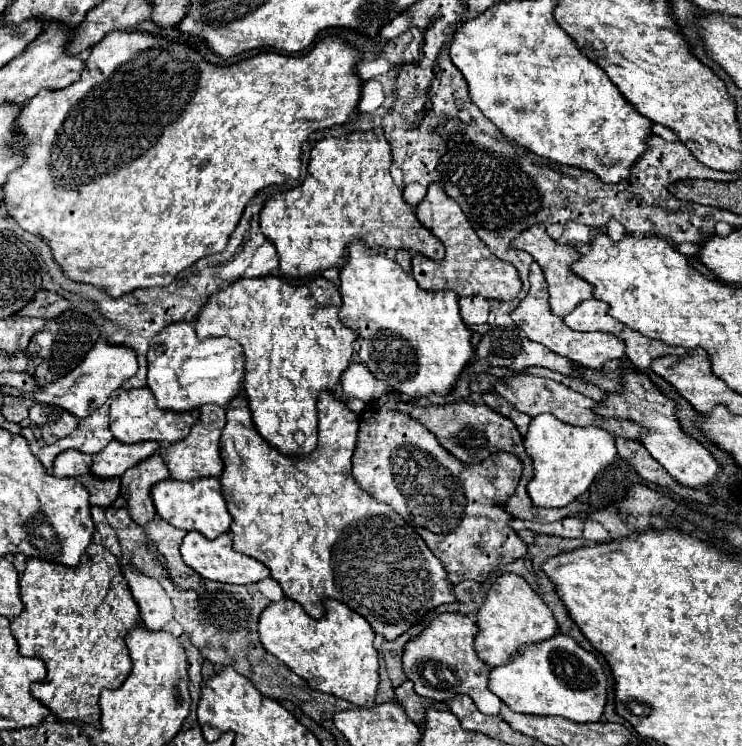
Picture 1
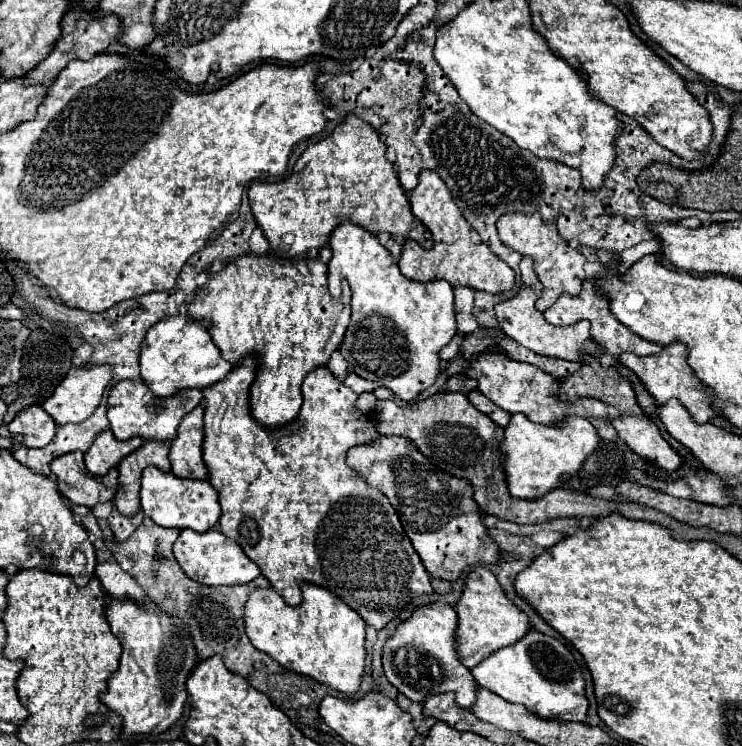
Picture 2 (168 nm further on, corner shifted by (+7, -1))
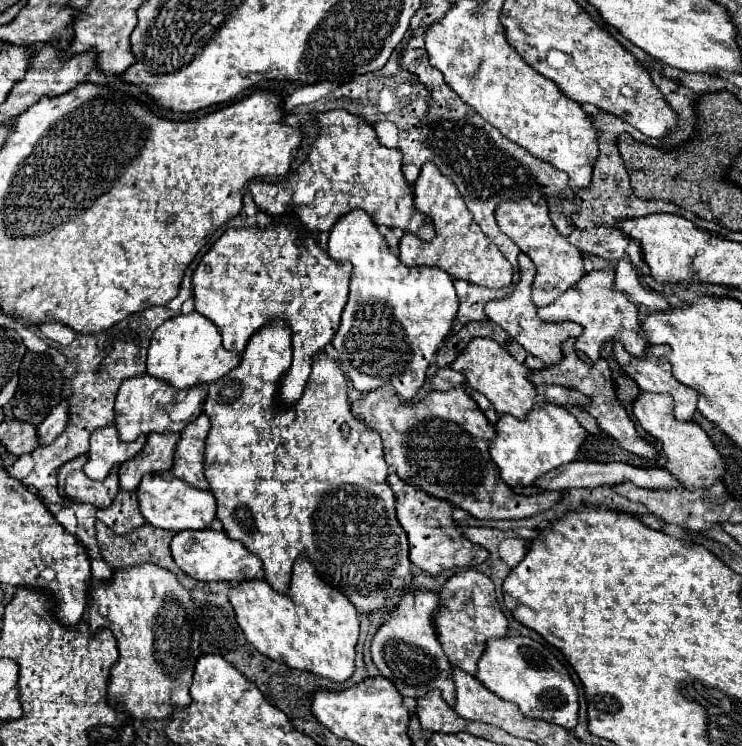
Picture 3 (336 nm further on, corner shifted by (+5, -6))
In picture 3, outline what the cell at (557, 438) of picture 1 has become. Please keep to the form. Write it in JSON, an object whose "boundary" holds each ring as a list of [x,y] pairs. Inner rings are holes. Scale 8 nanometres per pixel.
{"boundary":[[[546,403],[532,411],[526,421],[512,415],[502,415],[496,425],[496,439],[490,445],[490,455],[508,487],[530,487],[538,477],[546,475],[548,471],[574,461],[586,437],[586,429],[576,421],[570,411]]]}

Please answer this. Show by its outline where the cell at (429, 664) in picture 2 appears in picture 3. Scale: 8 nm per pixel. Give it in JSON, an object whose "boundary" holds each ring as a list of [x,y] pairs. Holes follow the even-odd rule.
{"boundary":[[[406,593],[400,605],[384,617],[384,625],[378,629],[372,641],[372,661],[390,679],[400,695],[420,699],[432,689],[440,689],[444,701],[454,707],[456,689],[452,679],[452,667],[442,651],[442,645],[434,627],[434,613],[440,607],[440,599],[434,593]]]}

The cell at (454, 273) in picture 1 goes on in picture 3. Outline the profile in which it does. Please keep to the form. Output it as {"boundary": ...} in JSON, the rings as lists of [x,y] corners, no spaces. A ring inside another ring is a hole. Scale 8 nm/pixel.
{"boundary":[[[424,163],[420,177],[414,183],[414,203],[416,209],[430,215],[436,227],[436,237],[432,241],[420,241],[414,235],[404,235],[400,241],[400,261],[406,267],[430,265],[446,271],[452,279],[464,279],[472,285],[482,285],[488,289],[506,289],[512,285],[512,265],[498,251],[494,243],[486,239],[480,227],[474,223],[470,211],[462,203],[458,189],[450,179],[446,179],[434,163]]]}

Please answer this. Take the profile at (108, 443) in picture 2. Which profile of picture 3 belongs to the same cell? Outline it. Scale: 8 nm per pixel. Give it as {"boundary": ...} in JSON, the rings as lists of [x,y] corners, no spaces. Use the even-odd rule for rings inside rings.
{"boundary":[[[114,427],[98,429],[90,437],[90,451],[88,451],[88,461],[84,465],[84,473],[92,481],[102,481],[114,465],[134,457],[144,447],[144,443],[146,443],[146,435],[138,437],[132,443],[124,443],[118,439]]]}

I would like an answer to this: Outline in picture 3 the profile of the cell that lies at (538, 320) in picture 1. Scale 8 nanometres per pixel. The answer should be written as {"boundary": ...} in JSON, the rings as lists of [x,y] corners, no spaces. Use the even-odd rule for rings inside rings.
{"boundary":[[[520,253],[518,255],[518,263],[520,263],[520,283],[516,285],[516,289],[500,299],[500,301],[490,301],[484,311],[488,315],[490,321],[494,321],[496,325],[500,325],[508,335],[512,335],[530,355],[538,357],[540,361],[544,361],[546,365],[556,365],[564,359],[564,353],[562,353],[562,343],[568,339],[568,337],[580,337],[582,335],[582,325],[578,323],[572,323],[572,321],[564,321],[564,323],[542,323],[536,315],[536,305],[532,303],[530,299],[530,293],[532,293],[532,283],[534,283],[534,277],[536,277],[536,267],[534,263],[528,259],[528,255]]]}

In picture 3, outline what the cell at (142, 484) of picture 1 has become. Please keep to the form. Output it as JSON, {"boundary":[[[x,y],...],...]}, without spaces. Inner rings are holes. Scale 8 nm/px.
{"boundary":[[[154,433],[148,437],[140,453],[120,465],[120,489],[136,491],[146,473],[172,469],[172,455],[178,433]]]}

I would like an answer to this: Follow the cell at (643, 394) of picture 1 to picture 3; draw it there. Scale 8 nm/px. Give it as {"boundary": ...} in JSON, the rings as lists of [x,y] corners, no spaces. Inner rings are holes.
{"boundary":[[[568,339],[568,341],[566,341],[566,351],[564,351],[564,361],[562,361],[562,363],[550,365],[550,367],[546,367],[544,371],[532,373],[530,379],[534,381],[534,385],[538,387],[538,385],[544,385],[544,383],[556,383],[556,385],[562,385],[562,387],[566,387],[566,389],[576,389],[576,391],[588,395],[588,397],[592,399],[592,405],[588,405],[588,407],[590,407],[588,413],[598,421],[598,425],[600,425],[608,435],[612,435],[626,451],[630,451],[630,453],[634,453],[634,455],[638,455],[638,457],[658,459],[658,451],[656,451],[654,443],[648,443],[644,437],[638,435],[638,431],[636,431],[636,427],[634,427],[634,423],[632,423],[628,411],[626,411],[624,405],[620,403],[620,399],[618,399],[618,395],[616,395],[616,383],[614,383],[614,379],[612,379],[612,371],[610,371],[610,367],[608,367],[608,363],[606,363],[604,359],[600,359],[598,363],[590,365],[590,361],[588,361],[582,353],[576,351],[574,343],[576,343],[576,339]]]}

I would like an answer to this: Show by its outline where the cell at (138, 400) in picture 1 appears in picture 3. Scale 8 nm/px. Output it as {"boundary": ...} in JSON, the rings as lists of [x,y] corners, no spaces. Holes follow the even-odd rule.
{"boundary":[[[150,375],[126,379],[118,389],[116,405],[114,405],[114,413],[116,413],[114,427],[118,431],[118,437],[122,441],[134,441],[138,435],[182,431],[202,405],[204,392],[200,386],[184,390],[166,387],[166,383],[158,383],[158,379],[150,379]]]}

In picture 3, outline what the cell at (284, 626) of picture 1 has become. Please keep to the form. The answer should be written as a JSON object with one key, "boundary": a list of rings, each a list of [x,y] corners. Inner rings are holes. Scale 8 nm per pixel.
{"boundary":[[[298,559],[298,563],[294,563],[288,595],[274,591],[266,581],[254,579],[232,587],[230,603],[246,639],[262,655],[282,661],[288,667],[326,677],[334,683],[342,683],[354,675],[354,649],[360,633],[358,611],[344,595],[322,583],[310,561]]]}

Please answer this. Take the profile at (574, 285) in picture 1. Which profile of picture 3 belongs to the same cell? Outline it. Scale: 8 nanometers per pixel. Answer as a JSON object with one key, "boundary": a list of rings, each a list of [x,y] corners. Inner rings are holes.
{"boundary":[[[530,199],[506,201],[496,209],[496,223],[500,231],[508,235],[520,247],[520,251],[534,261],[538,269],[538,275],[532,285],[532,301],[536,307],[546,307],[586,275],[582,253],[556,231],[554,223],[550,221],[548,205],[544,199],[538,205],[534,205]]]}

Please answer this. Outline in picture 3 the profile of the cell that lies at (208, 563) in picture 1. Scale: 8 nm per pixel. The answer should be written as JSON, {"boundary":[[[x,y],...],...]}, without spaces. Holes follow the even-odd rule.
{"boundary":[[[204,529],[204,531],[182,531],[176,533],[172,539],[172,557],[174,563],[188,573],[190,577],[198,581],[230,581],[230,583],[242,583],[242,581],[252,581],[256,579],[258,571],[262,569],[262,561],[250,553],[242,543],[236,543],[228,539],[224,531],[214,531],[214,529]]]}

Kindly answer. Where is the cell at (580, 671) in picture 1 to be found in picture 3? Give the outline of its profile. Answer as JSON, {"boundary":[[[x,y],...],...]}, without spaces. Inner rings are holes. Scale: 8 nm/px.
{"boundary":[[[530,637],[492,639],[478,661],[476,679],[500,699],[516,703],[526,717],[556,723],[566,729],[578,725],[578,689],[568,669],[550,647]]]}

